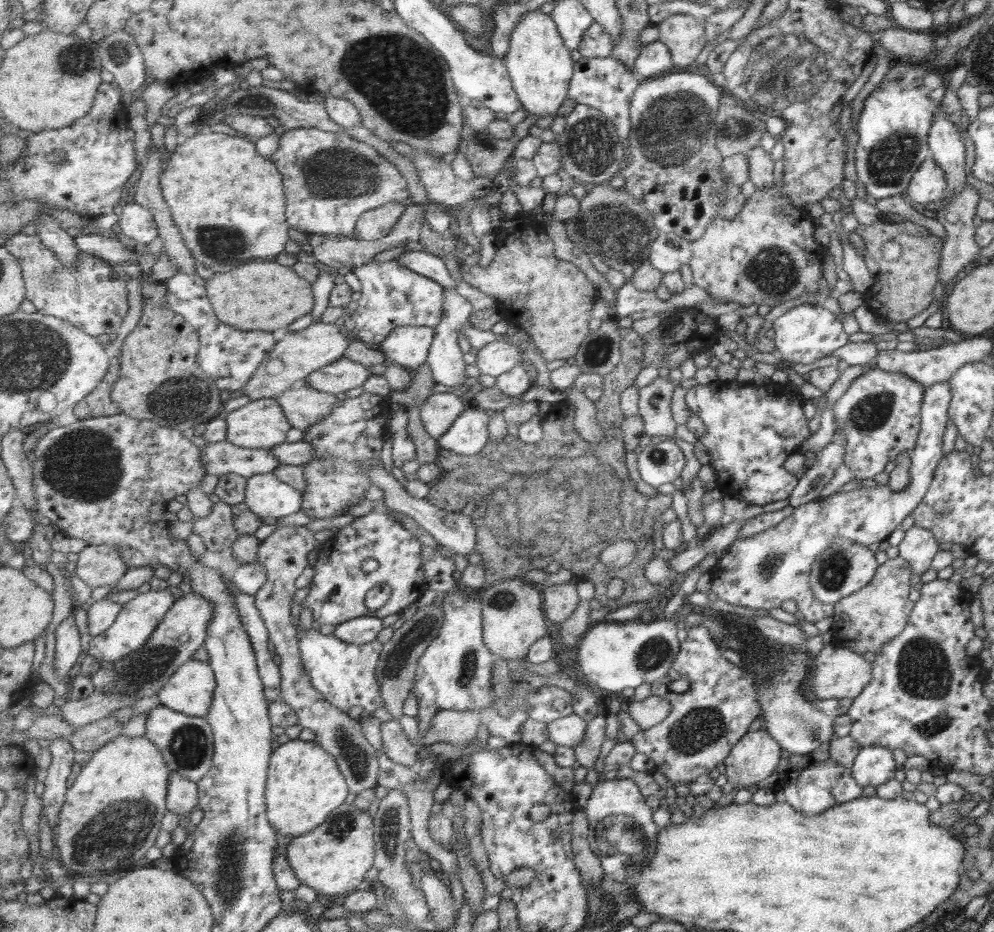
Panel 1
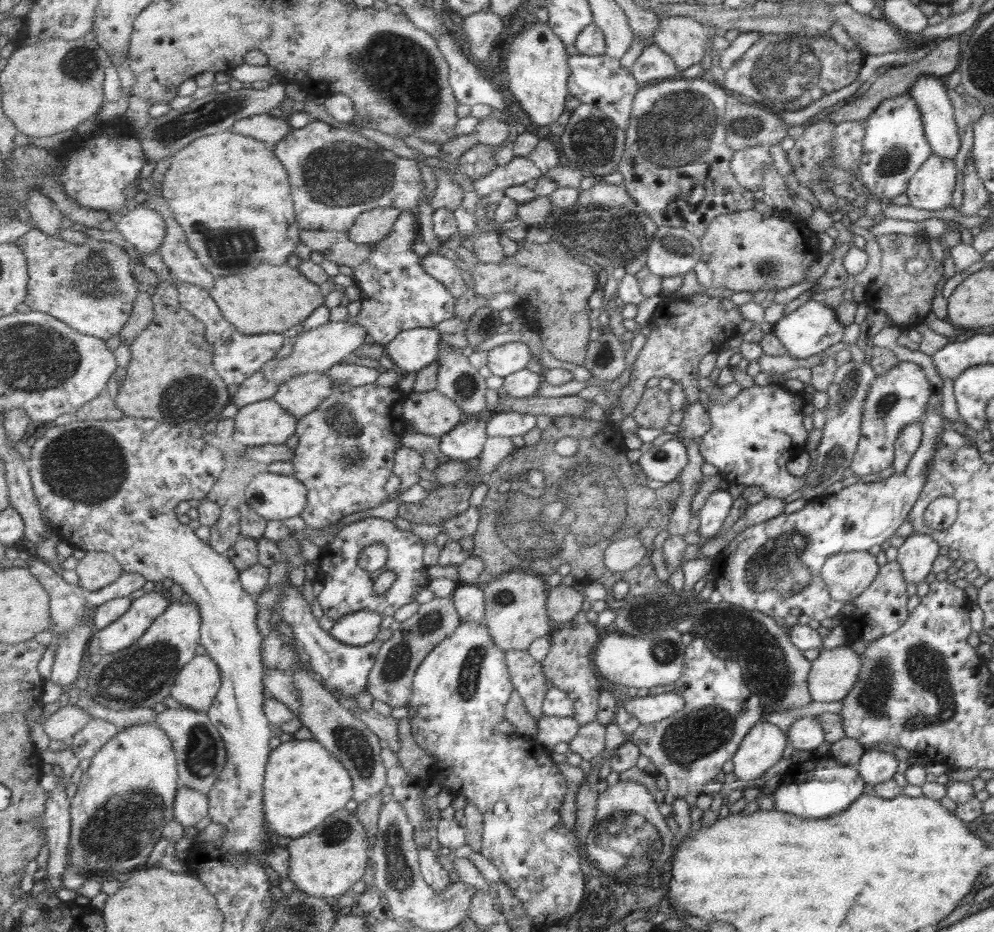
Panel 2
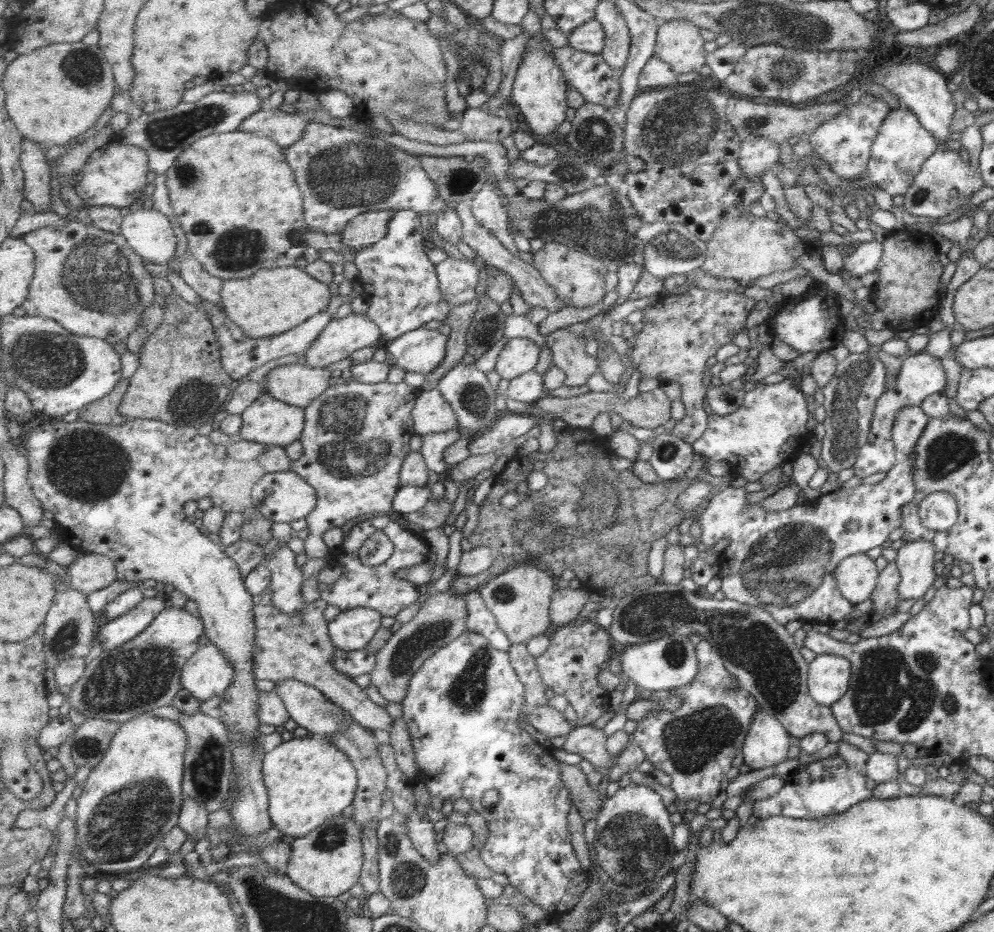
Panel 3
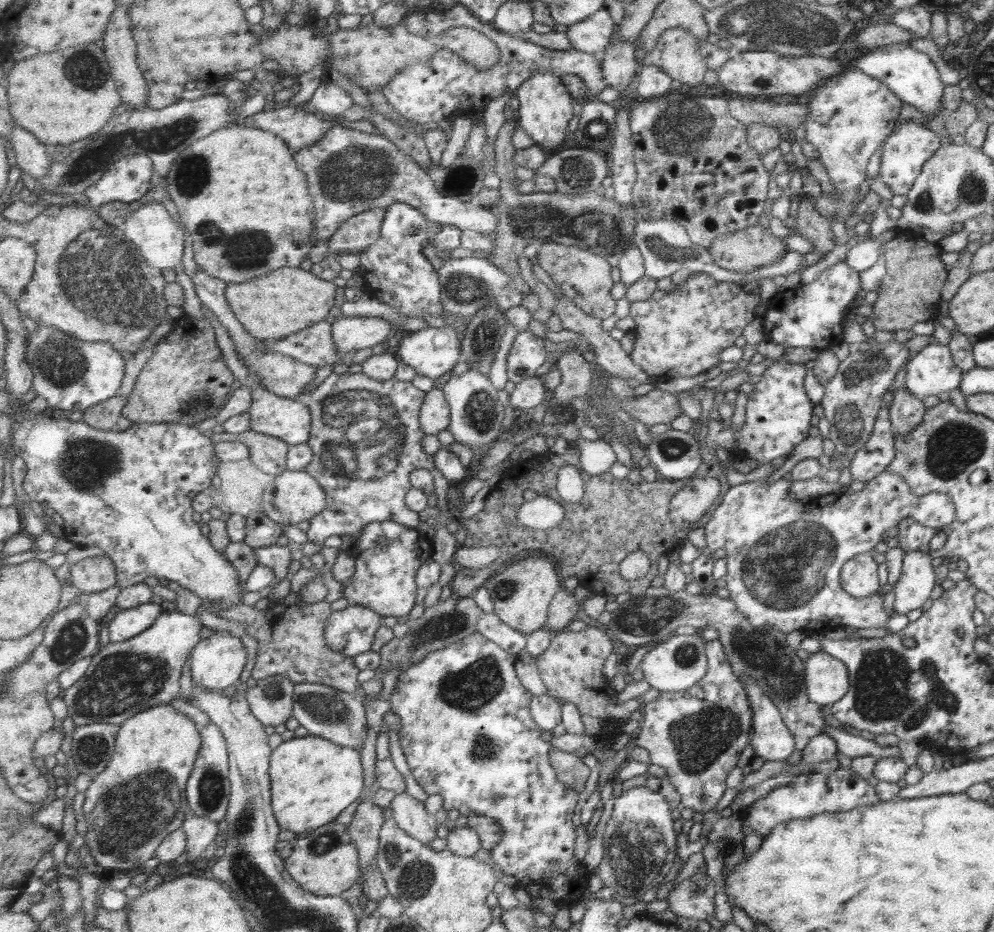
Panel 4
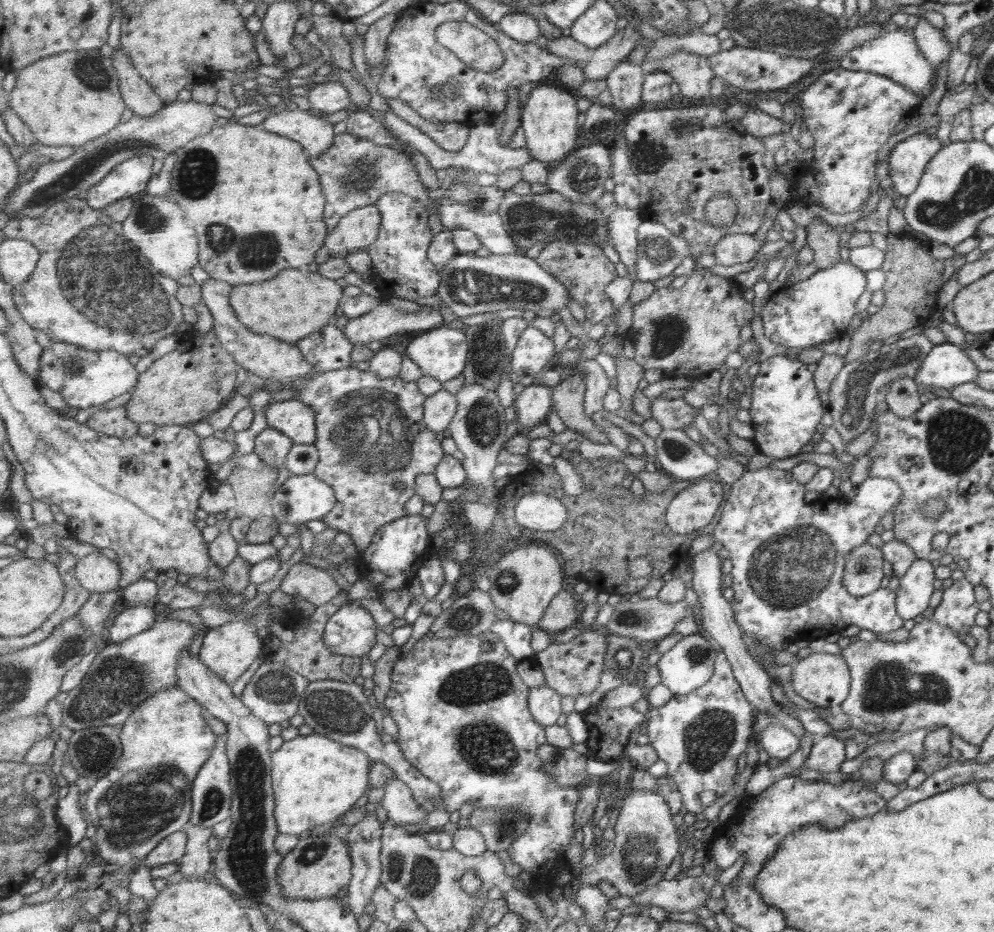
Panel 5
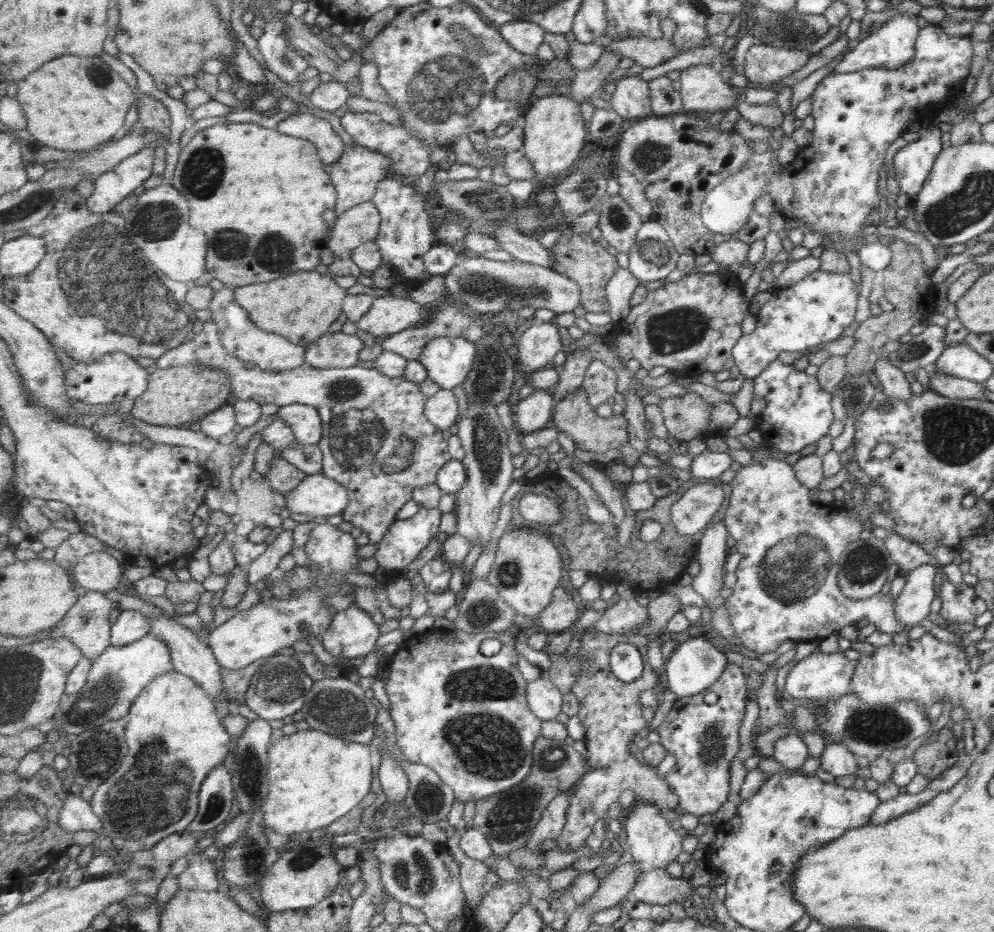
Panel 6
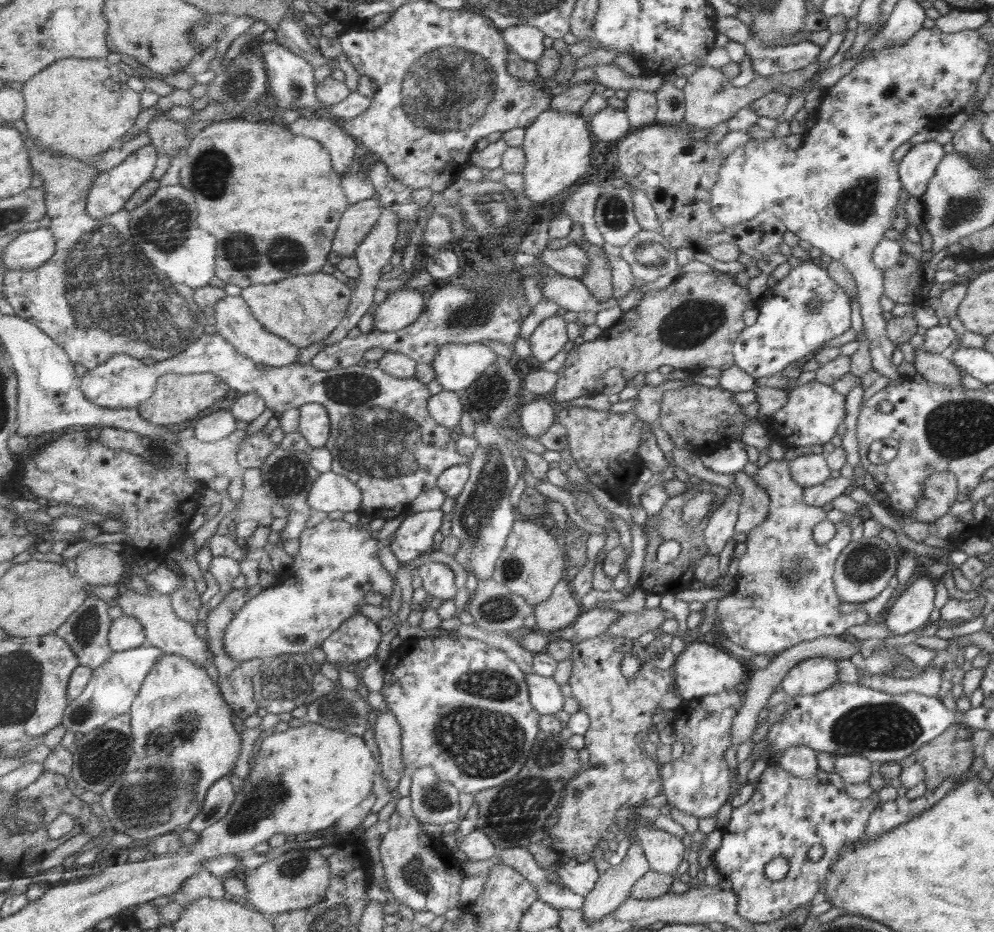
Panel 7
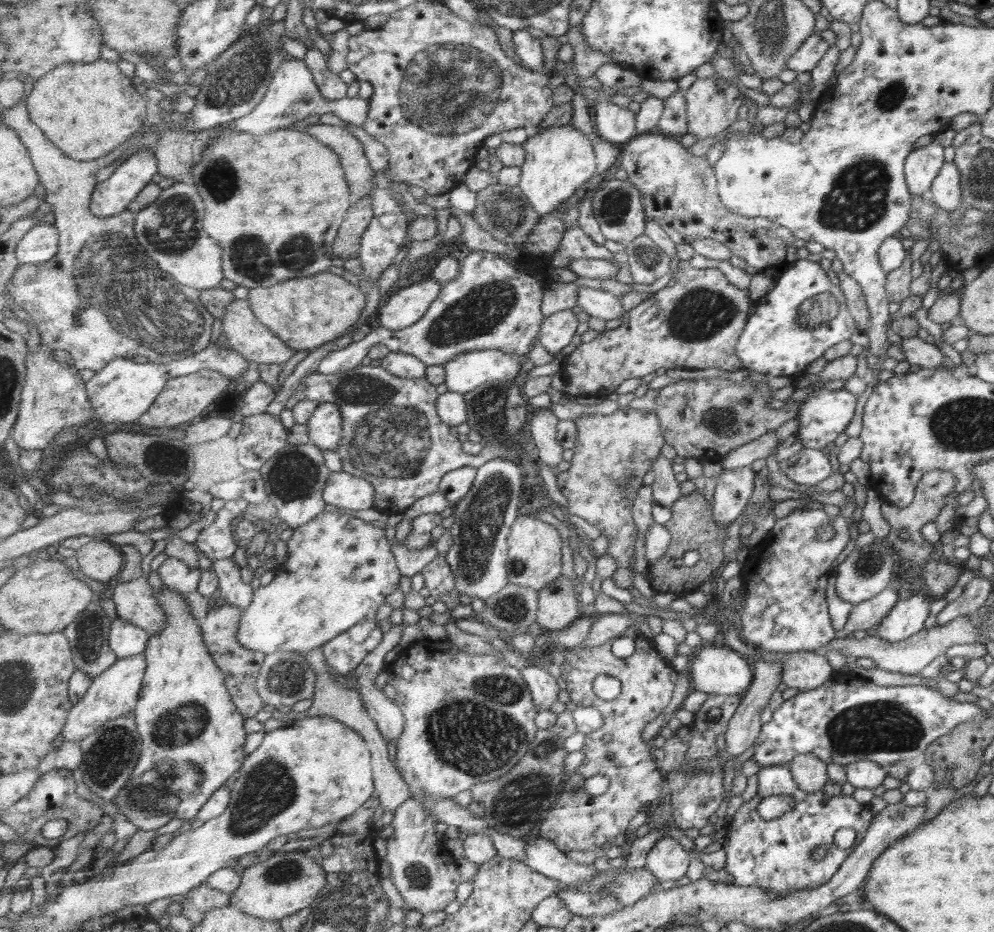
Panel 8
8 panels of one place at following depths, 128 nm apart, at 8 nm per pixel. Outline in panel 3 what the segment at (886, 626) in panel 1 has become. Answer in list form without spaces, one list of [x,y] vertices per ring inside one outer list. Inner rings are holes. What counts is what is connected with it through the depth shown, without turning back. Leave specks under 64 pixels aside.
[[[893,560],[878,572],[875,586],[869,596],[872,602],[871,610],[878,614],[879,619],[896,612],[895,605],[899,602],[899,596],[897,596],[898,584],[899,573]]]

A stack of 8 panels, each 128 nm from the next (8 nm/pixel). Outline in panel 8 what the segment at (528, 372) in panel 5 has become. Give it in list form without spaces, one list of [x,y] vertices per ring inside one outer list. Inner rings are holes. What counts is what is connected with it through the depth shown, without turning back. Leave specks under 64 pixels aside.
[[[571,309],[562,310],[547,317],[542,326],[538,341],[547,351],[557,355],[565,346],[569,346],[583,329],[577,314]]]

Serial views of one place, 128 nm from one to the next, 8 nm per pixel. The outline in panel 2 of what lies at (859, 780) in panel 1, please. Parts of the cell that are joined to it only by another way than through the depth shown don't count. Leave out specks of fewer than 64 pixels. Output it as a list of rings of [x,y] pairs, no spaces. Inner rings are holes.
[[[864,750],[863,753],[854,770],[864,783],[879,784],[893,777],[898,765],[898,760],[893,755],[877,750]]]

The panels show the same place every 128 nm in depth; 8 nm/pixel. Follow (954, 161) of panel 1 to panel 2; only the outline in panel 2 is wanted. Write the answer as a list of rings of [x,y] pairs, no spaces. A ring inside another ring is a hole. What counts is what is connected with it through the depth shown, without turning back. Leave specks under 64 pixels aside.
[[[920,75],[913,81],[913,85],[907,88],[906,92],[909,92],[909,96],[913,98],[913,102],[921,114],[923,132],[932,155],[953,161],[959,149],[960,140],[956,132],[957,126],[954,123],[953,107],[947,97],[946,89],[947,87],[941,85],[941,82],[932,75]]]

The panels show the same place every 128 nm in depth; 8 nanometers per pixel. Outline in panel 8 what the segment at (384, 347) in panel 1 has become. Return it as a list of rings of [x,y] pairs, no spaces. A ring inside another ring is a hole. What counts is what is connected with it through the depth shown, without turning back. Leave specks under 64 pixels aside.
[[[475,350],[445,365],[447,390],[467,395],[489,382],[521,381],[523,364],[502,350]]]

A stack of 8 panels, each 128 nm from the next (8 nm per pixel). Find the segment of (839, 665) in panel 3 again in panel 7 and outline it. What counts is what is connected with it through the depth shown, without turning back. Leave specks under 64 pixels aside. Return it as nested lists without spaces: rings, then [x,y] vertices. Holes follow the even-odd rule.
[[[818,657],[801,660],[785,674],[779,688],[786,693],[787,698],[805,694],[813,695],[818,694],[821,690],[827,690],[837,682],[836,661]]]

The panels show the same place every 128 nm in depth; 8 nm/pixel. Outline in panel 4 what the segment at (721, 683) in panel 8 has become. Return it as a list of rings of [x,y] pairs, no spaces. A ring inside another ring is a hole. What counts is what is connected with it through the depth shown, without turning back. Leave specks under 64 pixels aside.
[[[695,634],[690,636],[675,635],[669,641],[661,642],[649,651],[639,663],[643,678],[654,689],[664,695],[681,695],[698,685],[707,673],[708,660],[705,651],[706,642]]]

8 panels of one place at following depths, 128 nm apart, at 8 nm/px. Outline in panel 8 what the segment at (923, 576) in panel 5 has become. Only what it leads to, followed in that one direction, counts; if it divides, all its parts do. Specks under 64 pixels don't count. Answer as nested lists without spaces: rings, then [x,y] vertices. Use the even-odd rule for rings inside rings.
[[[923,591],[903,593],[887,616],[878,624],[876,638],[886,642],[896,642],[924,629],[924,619],[929,614],[929,599]]]

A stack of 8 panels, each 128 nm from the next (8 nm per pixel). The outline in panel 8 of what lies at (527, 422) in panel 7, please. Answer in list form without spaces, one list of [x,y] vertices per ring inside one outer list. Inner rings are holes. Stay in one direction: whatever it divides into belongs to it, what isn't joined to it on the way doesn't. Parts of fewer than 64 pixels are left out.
[[[548,408],[532,409],[530,432],[538,447],[538,458],[555,470],[563,462],[563,445],[557,440],[559,418]]]

